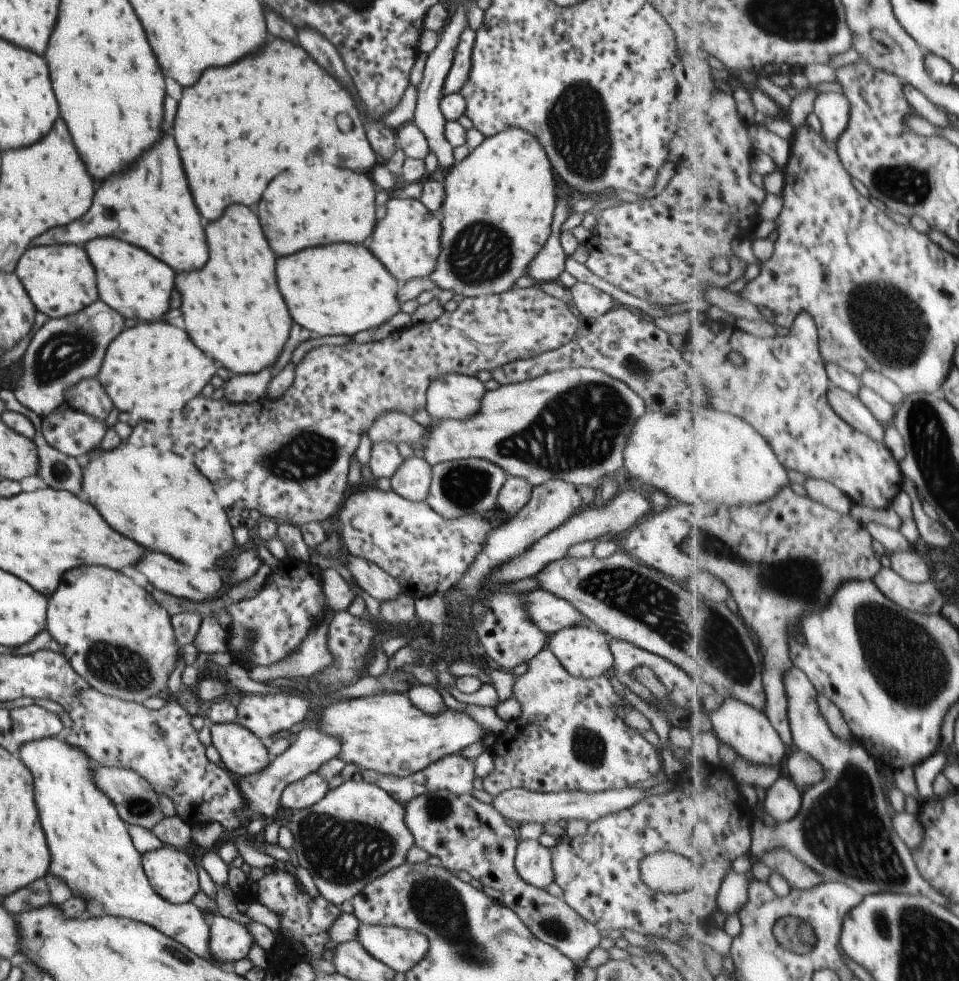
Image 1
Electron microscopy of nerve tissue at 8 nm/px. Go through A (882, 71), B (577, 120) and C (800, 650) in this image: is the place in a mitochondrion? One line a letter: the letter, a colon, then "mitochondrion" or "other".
A: other
B: mitochondrion
C: other

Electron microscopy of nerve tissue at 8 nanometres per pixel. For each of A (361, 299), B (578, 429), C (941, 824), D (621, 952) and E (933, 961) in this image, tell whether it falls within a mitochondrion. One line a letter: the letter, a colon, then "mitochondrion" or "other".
A: other
B: mitochondrion
C: other
D: other
E: mitochondrion

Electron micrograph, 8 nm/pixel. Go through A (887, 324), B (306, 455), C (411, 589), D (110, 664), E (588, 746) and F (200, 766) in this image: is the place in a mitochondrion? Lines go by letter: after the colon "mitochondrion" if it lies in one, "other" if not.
A: mitochondrion
B: mitochondrion
C: other
D: mitochondrion
E: mitochondrion
F: other

